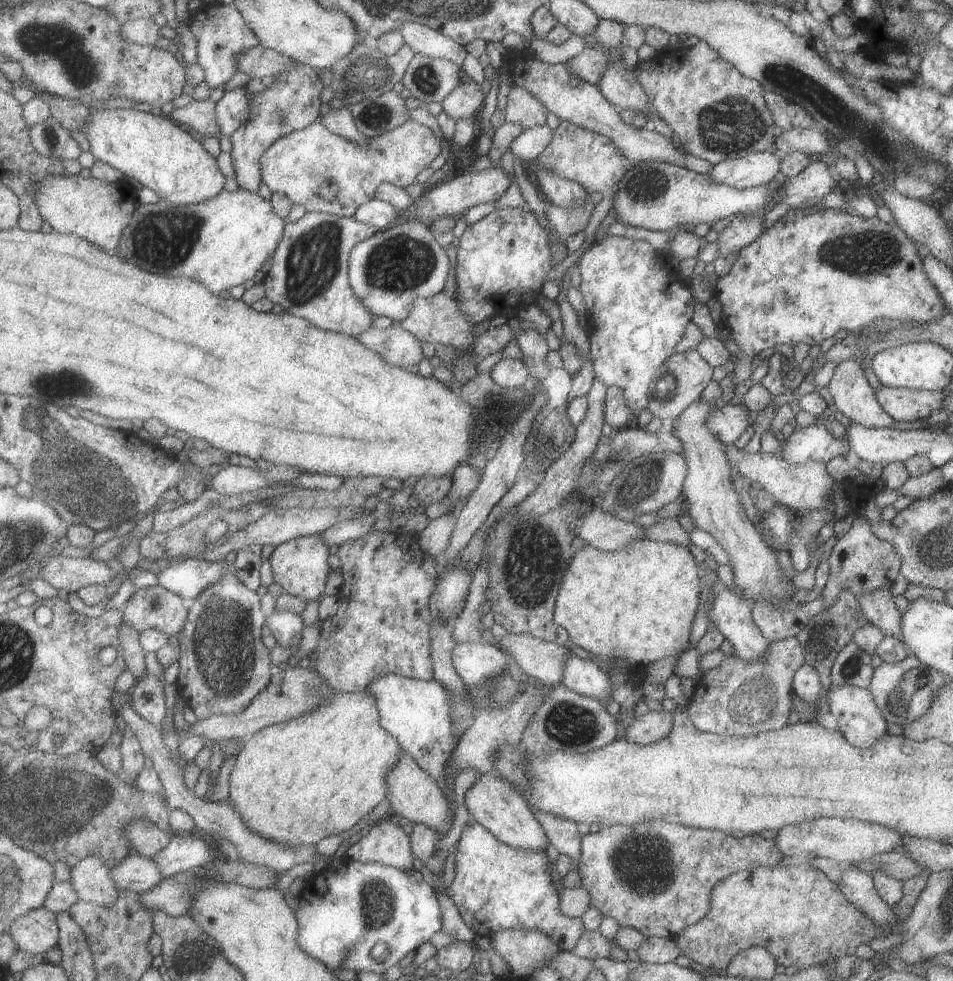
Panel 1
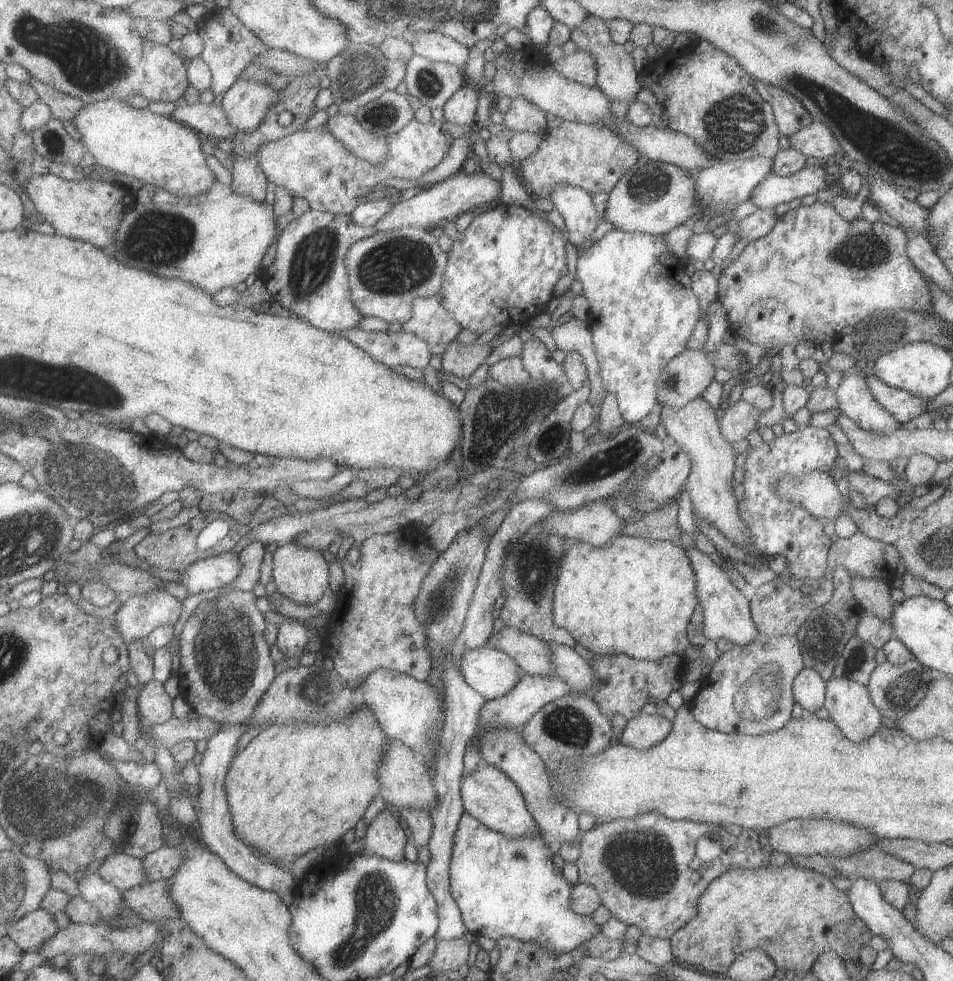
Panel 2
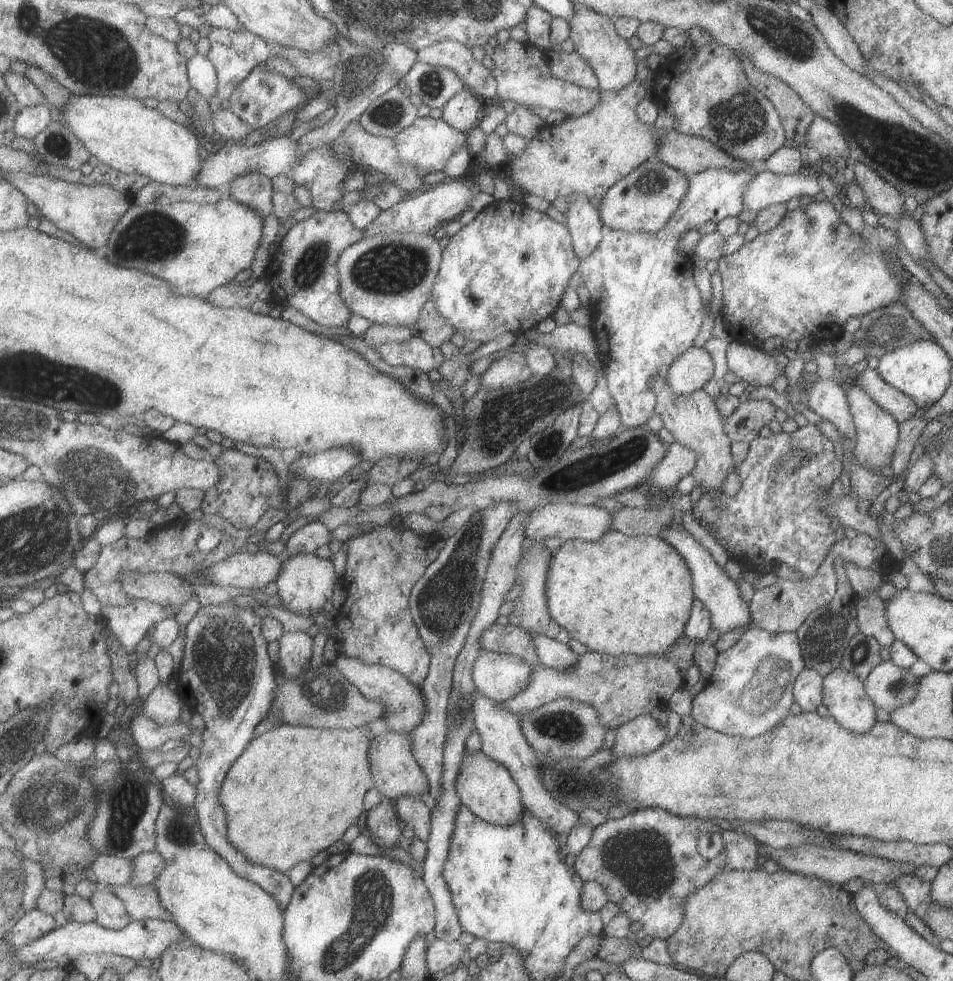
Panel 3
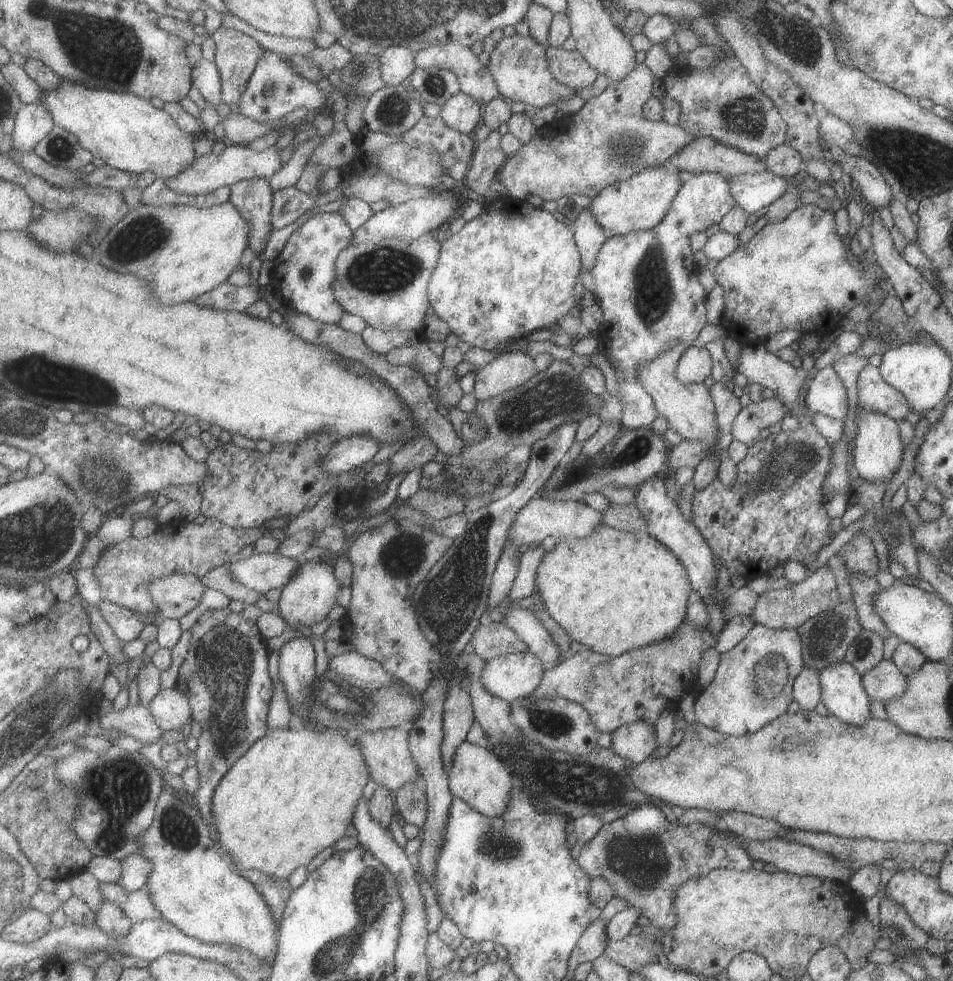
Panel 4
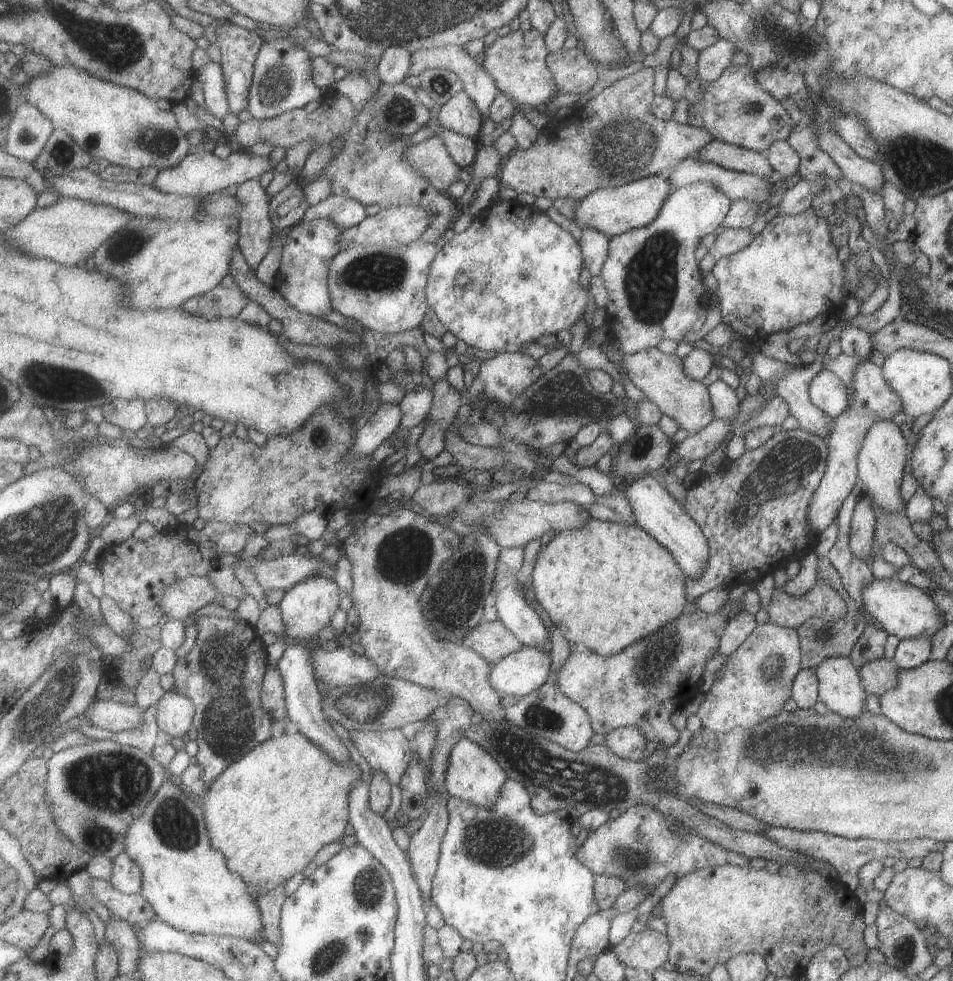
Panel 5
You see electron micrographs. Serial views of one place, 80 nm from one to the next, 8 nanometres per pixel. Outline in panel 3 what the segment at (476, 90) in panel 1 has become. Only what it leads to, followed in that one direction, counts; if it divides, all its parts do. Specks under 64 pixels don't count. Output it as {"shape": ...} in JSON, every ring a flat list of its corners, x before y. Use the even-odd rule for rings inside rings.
{"shape":[[467,89,459,91,440,108,442,119,455,130,466,133,478,124,484,102]]}

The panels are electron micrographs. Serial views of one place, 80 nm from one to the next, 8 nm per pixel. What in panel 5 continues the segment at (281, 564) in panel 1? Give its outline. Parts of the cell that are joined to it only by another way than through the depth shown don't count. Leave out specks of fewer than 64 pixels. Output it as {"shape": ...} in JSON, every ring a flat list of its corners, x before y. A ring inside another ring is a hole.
{"shape":[[311,577,286,591,280,605,284,614,286,634,291,642,319,644,319,630,329,624,331,614,337,610,337,604,339,604,337,585,331,579]]}

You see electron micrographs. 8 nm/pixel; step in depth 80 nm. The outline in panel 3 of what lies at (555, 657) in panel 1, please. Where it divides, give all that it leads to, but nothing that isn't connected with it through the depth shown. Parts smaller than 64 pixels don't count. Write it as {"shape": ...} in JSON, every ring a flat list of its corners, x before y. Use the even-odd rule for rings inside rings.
{"shape":[[493,623,489,628,480,632,478,645,488,653,503,653,520,656,527,664,536,668,538,658,530,636,525,629,507,624,505,626]]}

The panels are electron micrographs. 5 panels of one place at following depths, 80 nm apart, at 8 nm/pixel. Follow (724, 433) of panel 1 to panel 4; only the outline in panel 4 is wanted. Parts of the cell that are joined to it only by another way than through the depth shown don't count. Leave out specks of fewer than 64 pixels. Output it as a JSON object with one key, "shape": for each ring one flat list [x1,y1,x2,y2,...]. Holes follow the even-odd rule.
{"shape":[[777,397,747,404,732,422,732,438,749,446,759,438,762,428,779,422,785,413,786,408]]}

